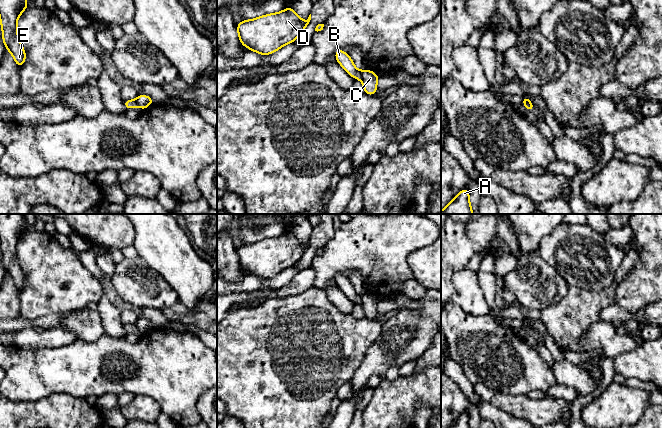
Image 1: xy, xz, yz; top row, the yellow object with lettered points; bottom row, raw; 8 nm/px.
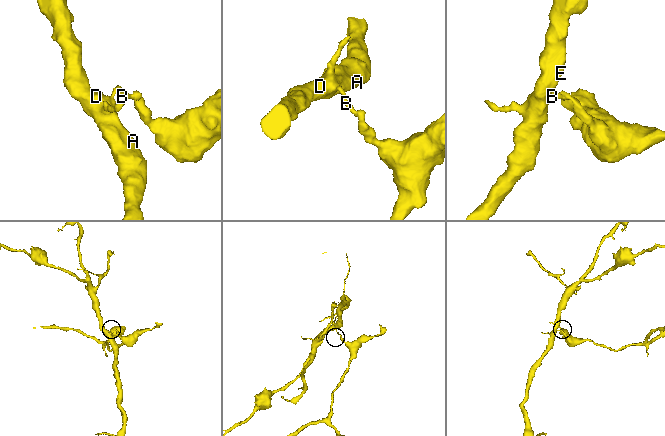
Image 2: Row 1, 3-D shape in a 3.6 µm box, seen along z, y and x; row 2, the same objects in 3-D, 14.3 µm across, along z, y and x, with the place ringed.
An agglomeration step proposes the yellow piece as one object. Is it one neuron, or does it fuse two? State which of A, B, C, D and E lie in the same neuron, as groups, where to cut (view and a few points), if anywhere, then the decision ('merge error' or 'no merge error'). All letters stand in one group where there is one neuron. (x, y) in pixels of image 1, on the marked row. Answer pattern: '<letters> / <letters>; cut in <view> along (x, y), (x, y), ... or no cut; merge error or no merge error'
A B D E / C; cut in xz along (360, 71), (361, 79); merge error

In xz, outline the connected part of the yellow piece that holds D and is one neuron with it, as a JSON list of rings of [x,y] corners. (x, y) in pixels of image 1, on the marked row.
[[[288,7],[279,13],[271,13],[251,20],[243,20],[237,24],[237,32],[241,44],[260,55],[269,55],[282,46],[294,42],[308,26],[311,14],[306,21],[302,21],[293,8]]]

